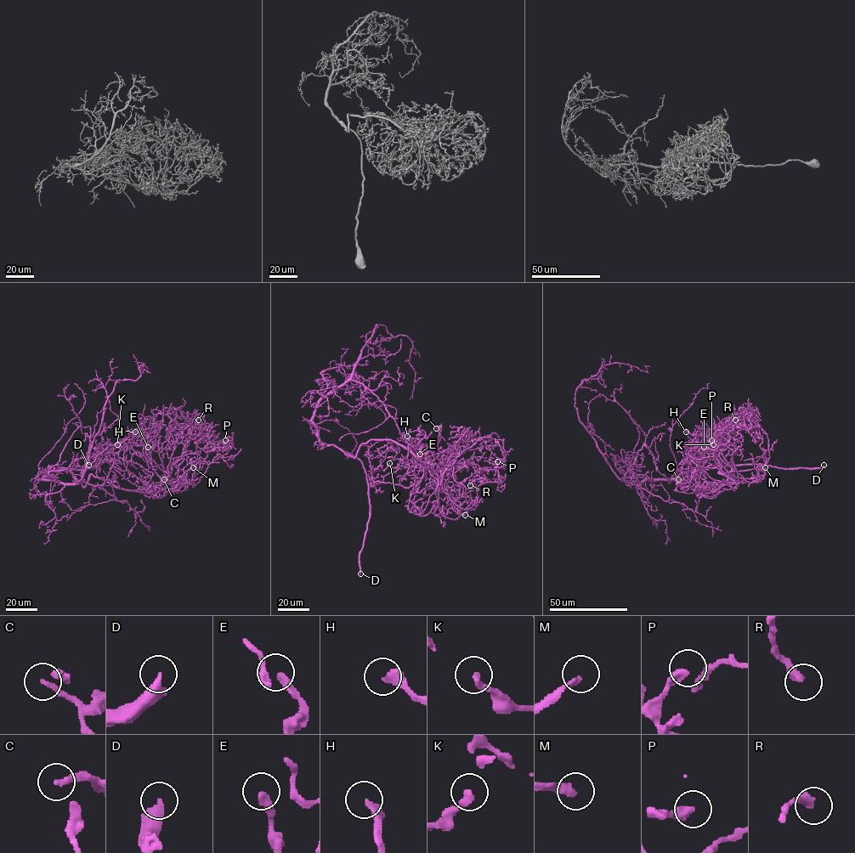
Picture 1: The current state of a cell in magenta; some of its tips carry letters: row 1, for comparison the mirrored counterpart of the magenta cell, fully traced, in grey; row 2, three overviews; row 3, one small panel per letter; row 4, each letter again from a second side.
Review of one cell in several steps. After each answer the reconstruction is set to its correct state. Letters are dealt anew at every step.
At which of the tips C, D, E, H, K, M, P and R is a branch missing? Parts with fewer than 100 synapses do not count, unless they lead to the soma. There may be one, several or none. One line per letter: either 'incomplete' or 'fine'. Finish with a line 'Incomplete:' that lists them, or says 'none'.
C: fine
D: incomplete
E: fine
H: fine
K: fine
M: incomplete
P: fine
R: fine
Incomplete: D, M

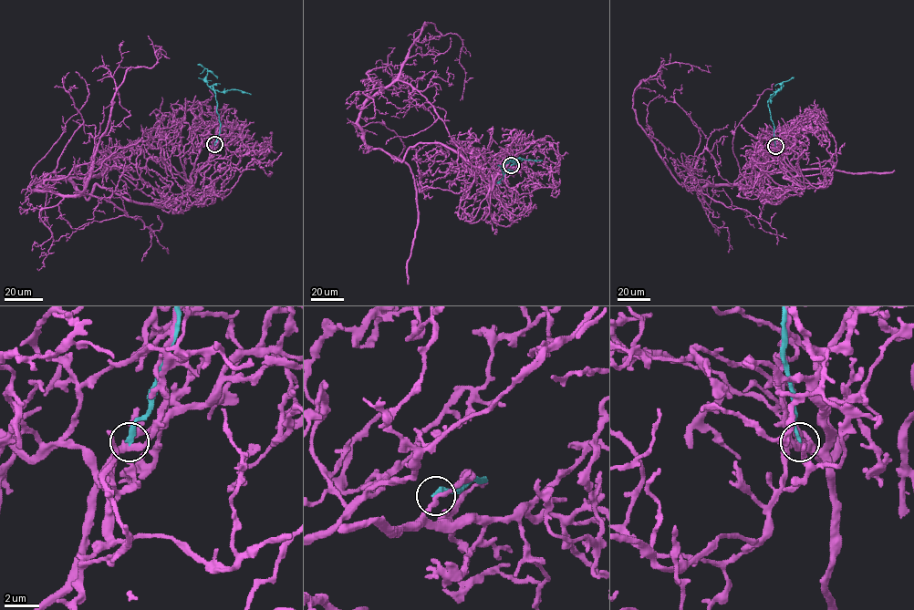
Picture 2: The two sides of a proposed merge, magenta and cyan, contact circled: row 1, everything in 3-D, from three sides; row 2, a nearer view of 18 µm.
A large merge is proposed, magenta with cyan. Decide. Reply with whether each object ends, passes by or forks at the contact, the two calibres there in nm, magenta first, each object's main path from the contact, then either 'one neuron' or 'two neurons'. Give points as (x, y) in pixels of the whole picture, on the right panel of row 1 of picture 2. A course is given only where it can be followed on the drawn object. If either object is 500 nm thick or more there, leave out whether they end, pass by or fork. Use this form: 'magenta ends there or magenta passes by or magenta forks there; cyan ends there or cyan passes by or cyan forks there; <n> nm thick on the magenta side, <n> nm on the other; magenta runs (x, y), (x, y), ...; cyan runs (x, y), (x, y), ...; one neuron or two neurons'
magenta passes by; cyan ends there; 320 nm thick on the magenta side, 240 nm on the other; magenta runs (775, 146), (776, 198), (759, 173), (680, 184), (633, 92), (711, 67); cyan runs (775, 146), (768, 101), (784, 81), (774, 86); two neurons

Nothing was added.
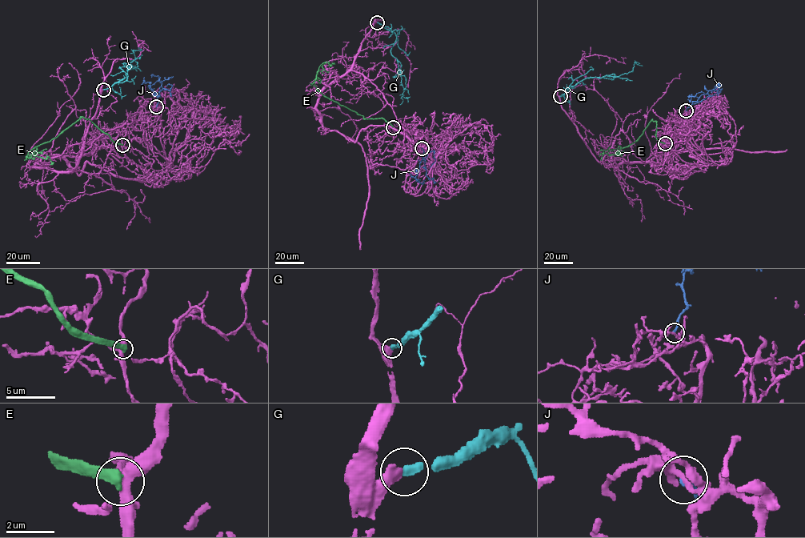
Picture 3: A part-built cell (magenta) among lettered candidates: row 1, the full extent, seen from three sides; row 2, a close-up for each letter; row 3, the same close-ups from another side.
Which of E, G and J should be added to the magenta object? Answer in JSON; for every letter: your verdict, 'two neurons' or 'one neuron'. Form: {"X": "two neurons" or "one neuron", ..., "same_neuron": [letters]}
{"E": "two neurons", "G": "one neuron", "J": "two neurons", "same_neuron": ["G"]}

